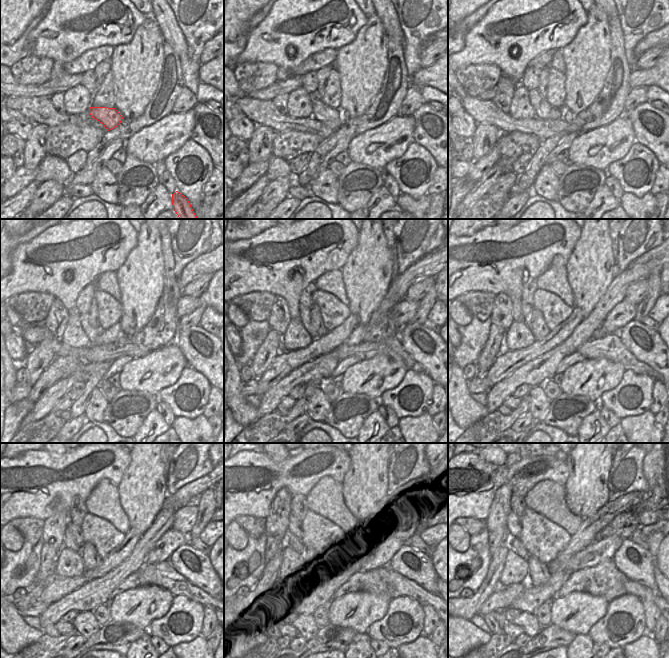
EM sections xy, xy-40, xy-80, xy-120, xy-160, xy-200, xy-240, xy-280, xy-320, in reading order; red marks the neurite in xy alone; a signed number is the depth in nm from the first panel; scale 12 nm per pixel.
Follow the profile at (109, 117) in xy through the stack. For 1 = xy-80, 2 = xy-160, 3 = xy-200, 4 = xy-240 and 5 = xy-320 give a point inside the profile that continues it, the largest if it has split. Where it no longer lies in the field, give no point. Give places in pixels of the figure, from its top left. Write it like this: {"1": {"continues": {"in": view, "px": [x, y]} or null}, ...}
{"1": {"continues": {"in": "xy-80", "px": [544, 111]}}, "2": {"continues": {"in": "xy-160", "px": [304, 314]}}, "3": {"continues": {"in": "xy-200", "px": [527, 309]}}, "4": {"continues": {"in": "xy-240", "px": [75, 530]}}, "5": {"continues": {"in": "xy-320", "px": [513, 529]}}}

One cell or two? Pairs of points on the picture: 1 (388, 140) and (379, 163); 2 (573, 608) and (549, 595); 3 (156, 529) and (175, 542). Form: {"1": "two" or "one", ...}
{"1": "one", "2": "two", "3": "two"}

